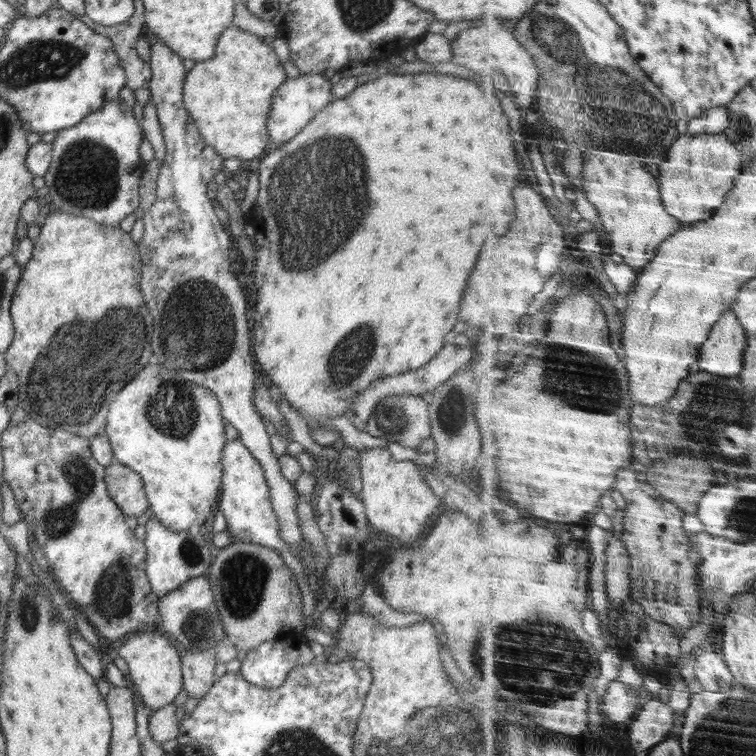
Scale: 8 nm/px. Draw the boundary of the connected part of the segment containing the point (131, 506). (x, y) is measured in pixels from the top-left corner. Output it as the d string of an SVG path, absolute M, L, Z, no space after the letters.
M114 462L105 467L104 480L110 498L124 515L137 518L148 512L143 480L135 470Z

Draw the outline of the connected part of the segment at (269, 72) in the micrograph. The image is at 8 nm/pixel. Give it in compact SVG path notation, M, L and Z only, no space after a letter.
M234 25L218 37L214 56L205 61L195 61L183 82L183 103L188 114L204 137L222 158L238 158L241 161L262 158L271 149L266 128L267 114L271 109L274 91L286 80L286 72L274 49L264 44L263 38L245 32Z

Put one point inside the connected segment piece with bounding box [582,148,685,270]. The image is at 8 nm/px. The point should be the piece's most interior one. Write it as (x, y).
(627, 196)

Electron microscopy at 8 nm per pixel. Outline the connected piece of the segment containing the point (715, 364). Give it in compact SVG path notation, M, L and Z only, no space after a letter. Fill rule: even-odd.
M726 311L722 320L713 328L702 349L699 360L701 371L713 374L736 376L744 370L744 350L748 346L749 335L736 312Z

